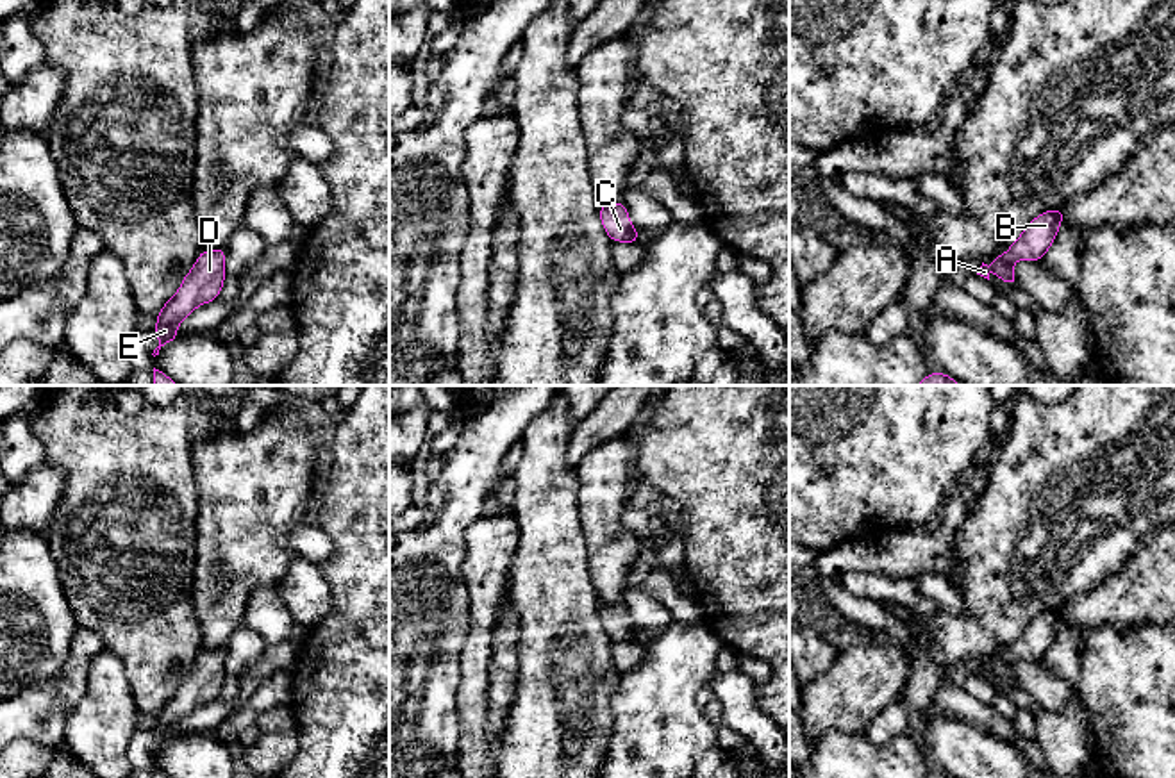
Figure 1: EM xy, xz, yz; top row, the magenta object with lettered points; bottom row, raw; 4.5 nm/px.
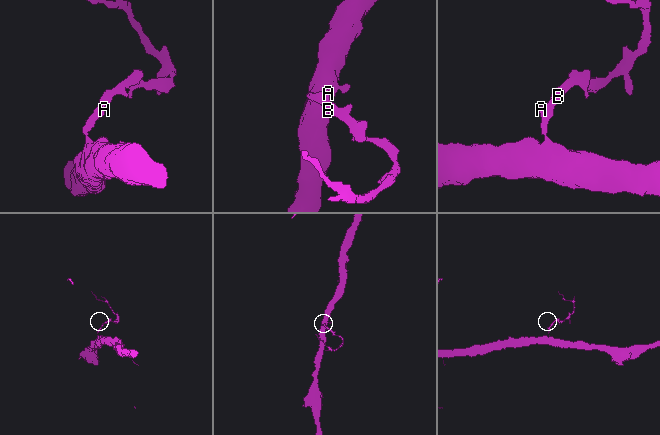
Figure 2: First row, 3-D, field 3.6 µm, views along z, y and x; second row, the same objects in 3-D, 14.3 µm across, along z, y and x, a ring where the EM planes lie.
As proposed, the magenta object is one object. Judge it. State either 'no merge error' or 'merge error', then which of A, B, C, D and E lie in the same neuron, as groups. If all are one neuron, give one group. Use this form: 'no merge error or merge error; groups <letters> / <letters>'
no merge error; groups A B C D E

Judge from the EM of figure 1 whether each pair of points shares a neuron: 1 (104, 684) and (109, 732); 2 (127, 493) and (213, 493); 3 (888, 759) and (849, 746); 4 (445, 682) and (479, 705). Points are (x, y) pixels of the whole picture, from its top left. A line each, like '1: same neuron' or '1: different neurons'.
1: same neuron
2: different neurons
3: same neuron
4: different neurons

